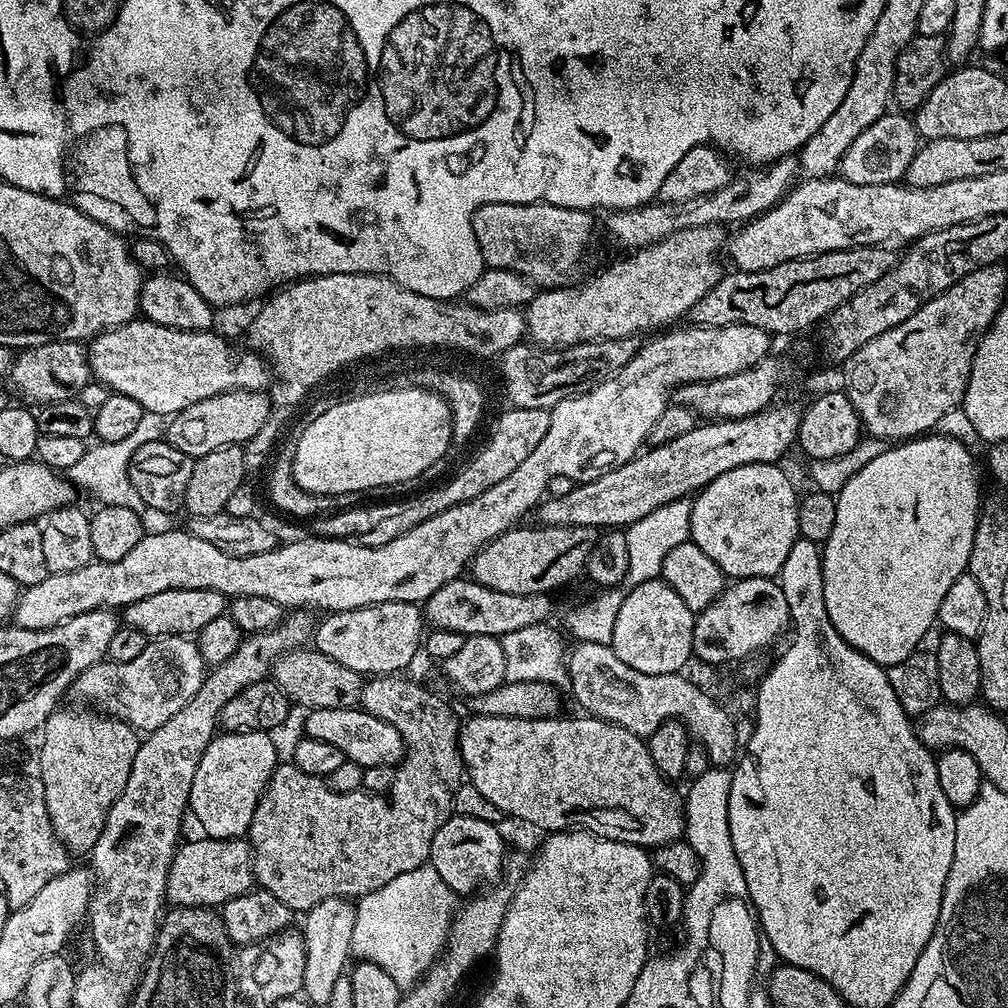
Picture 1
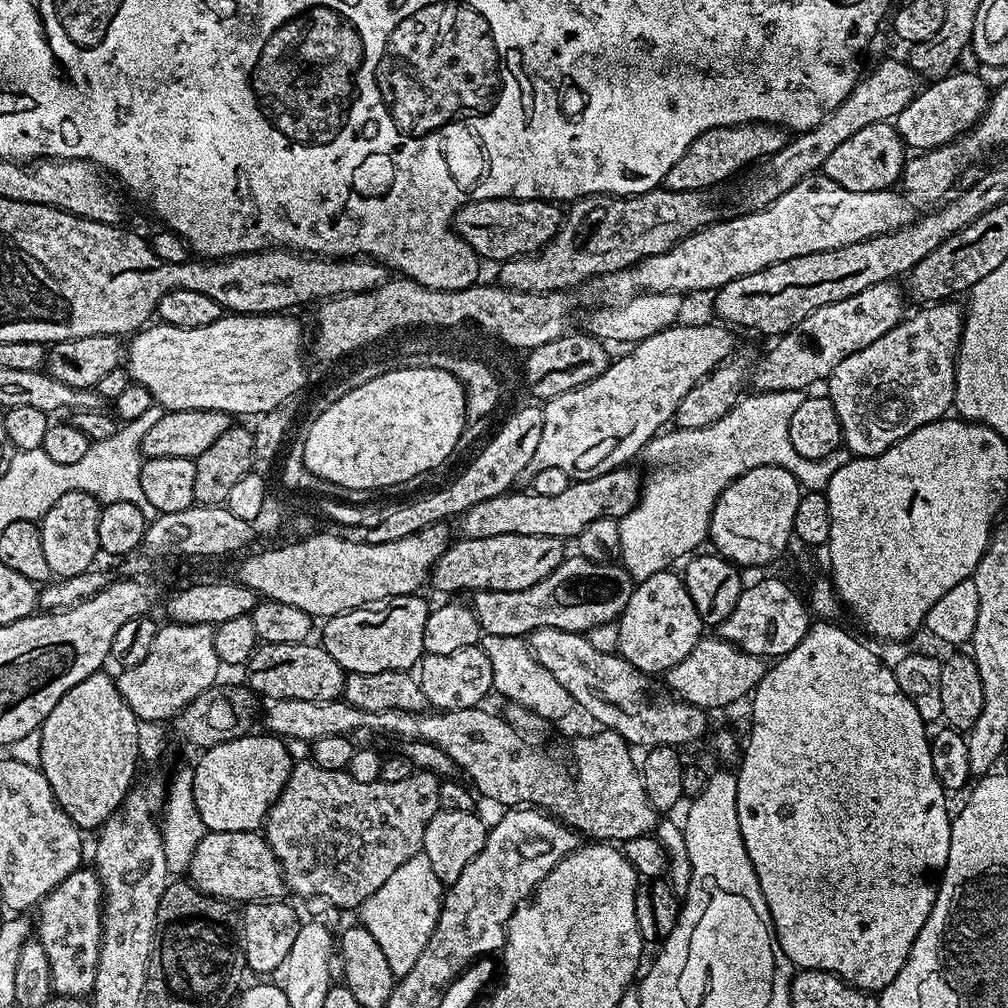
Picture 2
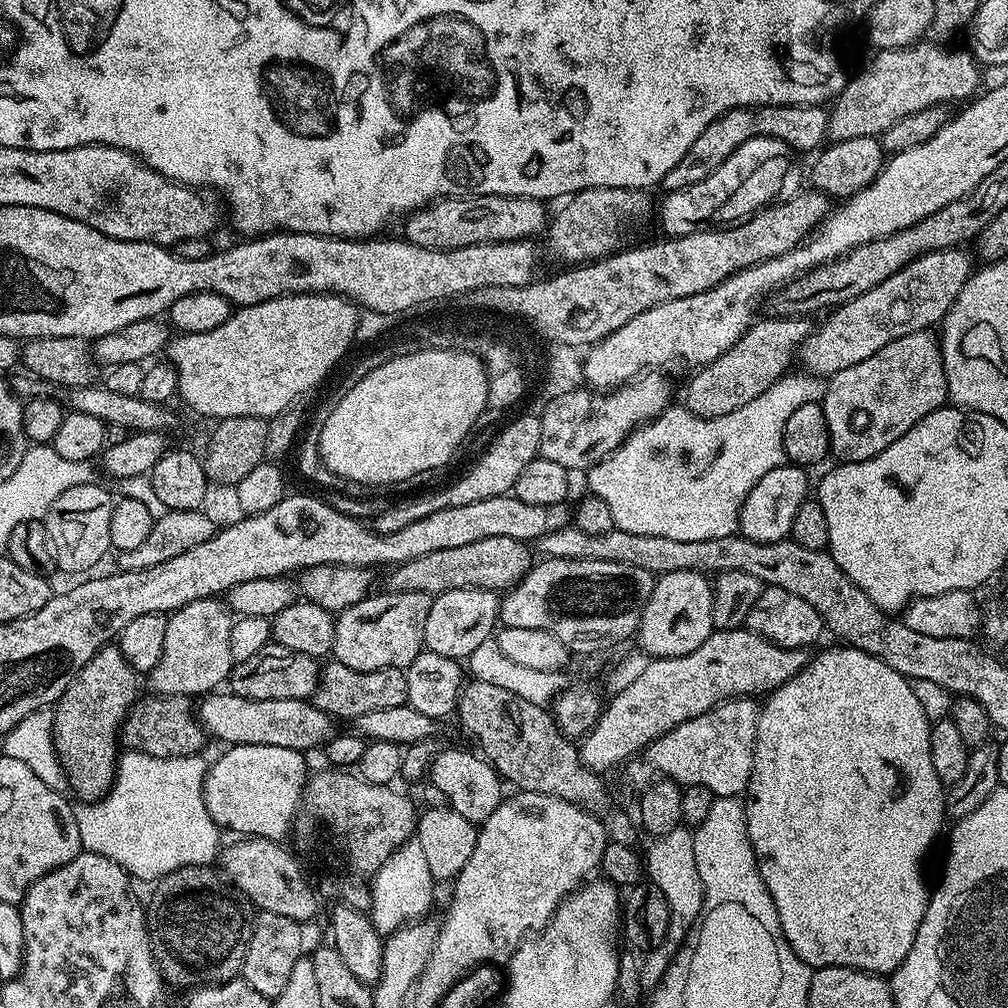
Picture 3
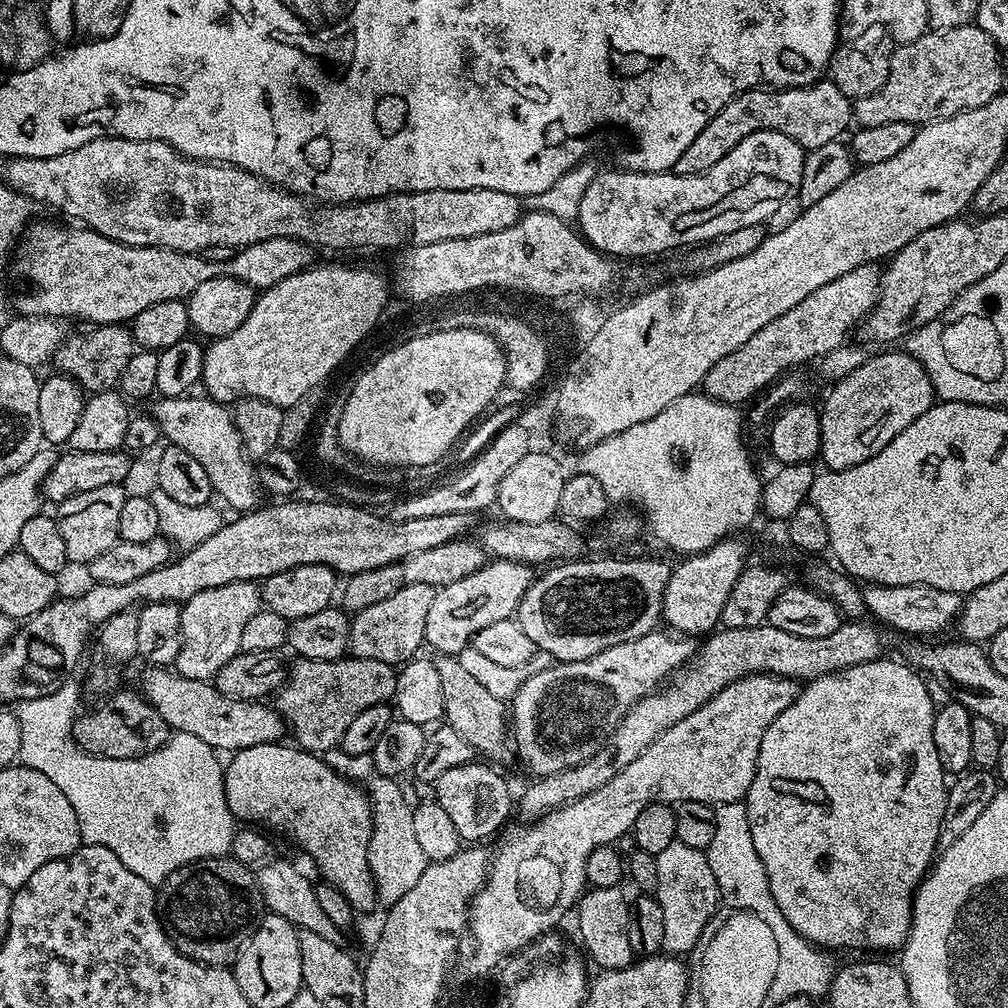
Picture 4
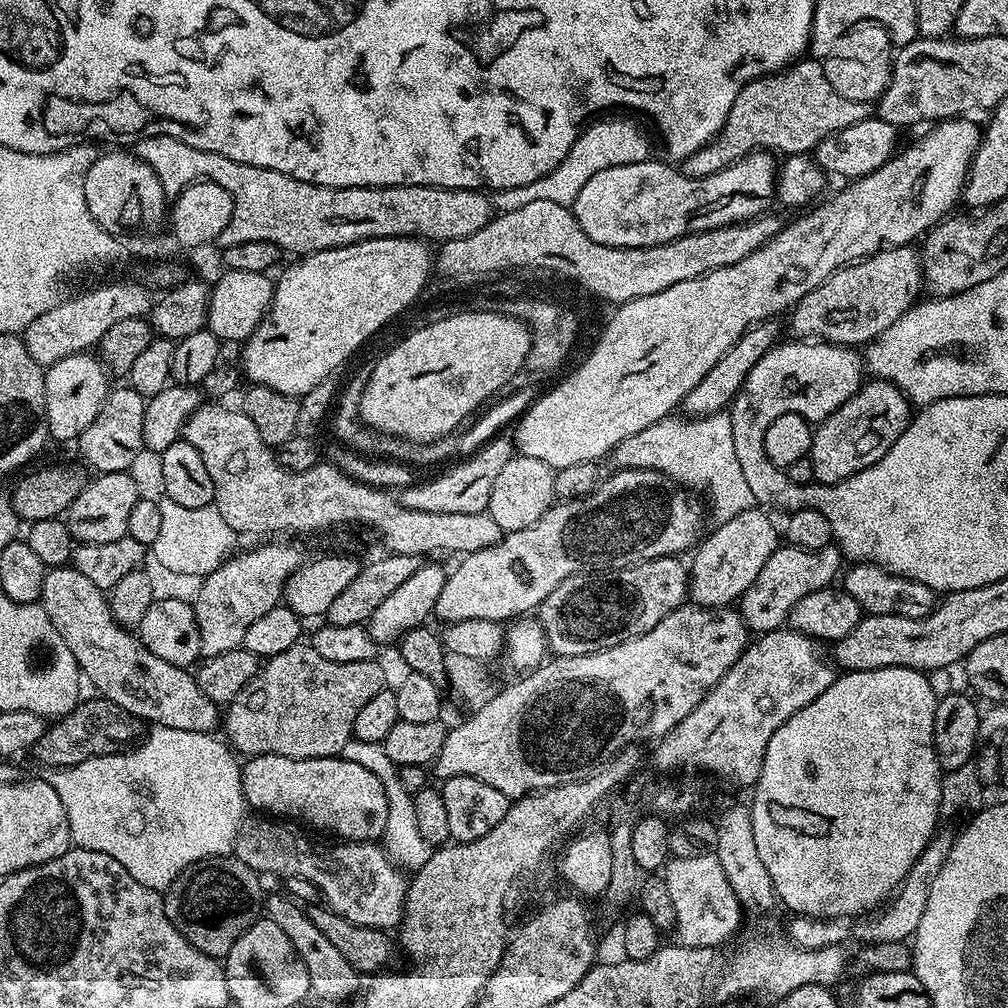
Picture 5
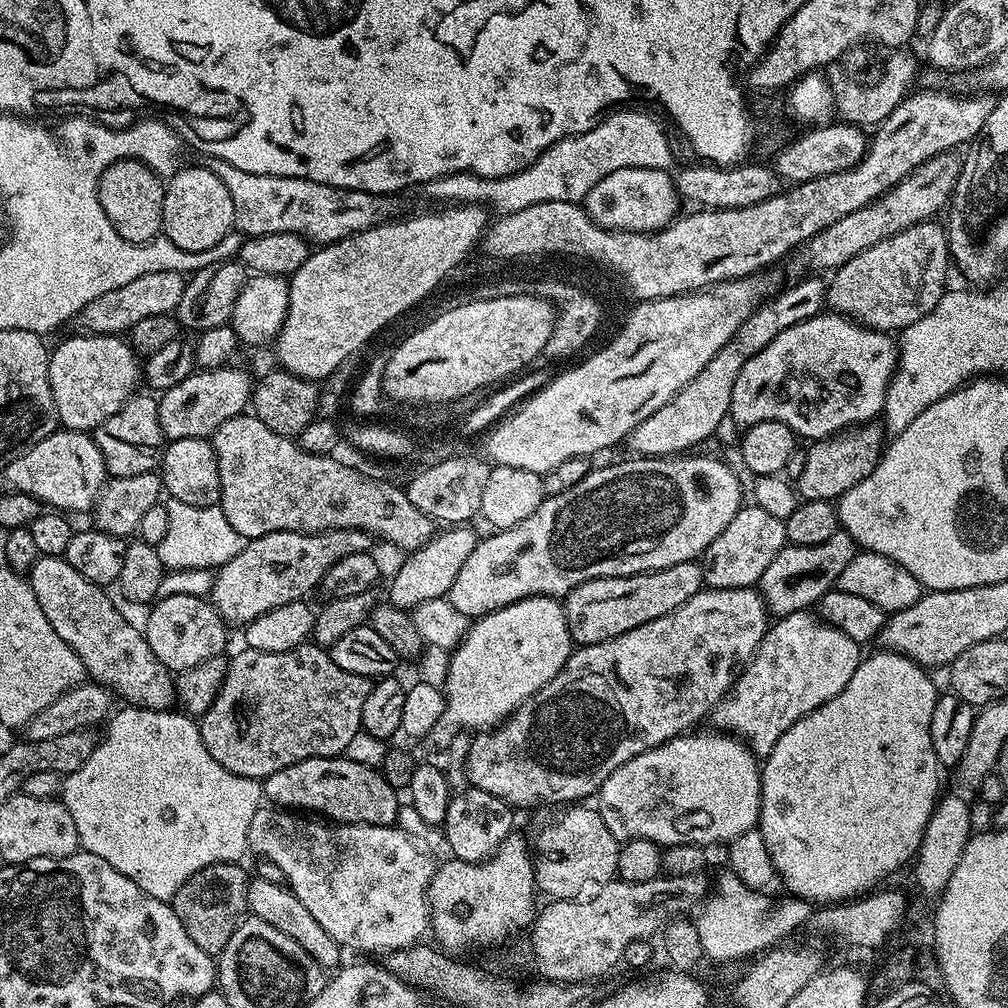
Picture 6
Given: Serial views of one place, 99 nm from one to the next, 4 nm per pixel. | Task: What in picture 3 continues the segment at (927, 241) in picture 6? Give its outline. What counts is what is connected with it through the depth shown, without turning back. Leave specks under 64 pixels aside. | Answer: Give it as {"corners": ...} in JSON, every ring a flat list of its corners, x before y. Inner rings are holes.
{"corners":[[769,315,769,320,757,319,730,346,730,350,714,358,709,364,697,367,688,384,684,396,686,406,702,418,718,418,746,406,753,398,758,398,762,390,770,390,778,378,793,367,800,346,812,335,814,328,809,321,795,316]]}

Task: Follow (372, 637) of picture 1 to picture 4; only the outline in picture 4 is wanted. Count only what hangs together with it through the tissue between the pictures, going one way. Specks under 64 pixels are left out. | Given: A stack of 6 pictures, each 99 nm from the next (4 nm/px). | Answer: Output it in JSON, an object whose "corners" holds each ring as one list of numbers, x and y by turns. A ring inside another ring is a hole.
{"corners":[[425,584,406,586,398,594,390,594,374,606,355,613,350,620,348,652,358,658,374,658,374,662,386,662,393,666,403,665,417,655,419,648,425,647,426,614,430,602,434,602,435,588]]}

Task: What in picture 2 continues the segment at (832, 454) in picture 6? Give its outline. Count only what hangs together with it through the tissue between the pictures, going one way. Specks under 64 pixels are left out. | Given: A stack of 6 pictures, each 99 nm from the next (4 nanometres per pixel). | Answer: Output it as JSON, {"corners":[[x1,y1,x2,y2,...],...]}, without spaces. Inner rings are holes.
{"corners":[[932,302,921,307,924,308,921,312,916,312,913,316,911,313,907,318,901,320,898,326,894,326,894,330,882,334,882,338,878,338,878,342,870,342,870,346,866,346,866,350,858,350,858,354,850,354,850,358,842,358,842,362,838,362,838,366,834,366,834,370,828,375,826,395,832,401,834,410,838,414,843,447,845,449,848,447,852,451,849,453,853,457,882,454,887,448,894,446,902,438,906,438,906,434,910,434,935,420,945,419,949,415,950,409,953,407,952,399,956,389,956,351,960,349,960,339,964,333,964,320,966,317,965,309,961,305,959,308,958,305,952,303,956,302]]}

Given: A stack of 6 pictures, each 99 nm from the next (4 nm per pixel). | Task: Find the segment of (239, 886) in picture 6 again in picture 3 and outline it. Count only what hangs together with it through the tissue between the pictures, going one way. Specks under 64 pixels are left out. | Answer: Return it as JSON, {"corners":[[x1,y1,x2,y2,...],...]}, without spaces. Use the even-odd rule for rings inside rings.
{"corners":[[199,864,186,866,166,874,155,881,152,897,146,900,146,919,148,931,152,938,152,953,160,973,169,981,187,986,205,984,224,984,227,980,235,980,243,973,244,955,250,942,254,906,242,894,242,890,234,887,228,877,215,867]]}

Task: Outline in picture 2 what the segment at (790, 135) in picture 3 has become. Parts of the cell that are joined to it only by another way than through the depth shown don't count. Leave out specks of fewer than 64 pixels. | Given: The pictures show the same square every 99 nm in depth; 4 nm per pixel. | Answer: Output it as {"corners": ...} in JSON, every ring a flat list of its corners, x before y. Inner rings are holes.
{"corners":[[738,124,735,128,711,128,694,138,686,154,682,154,682,158,678,158,674,166,670,166,663,187,669,192,702,192,715,189,715,184,730,179,735,172,743,173,749,166,778,154,778,150,782,150,782,146,786,146,789,139,789,133,778,124]]}

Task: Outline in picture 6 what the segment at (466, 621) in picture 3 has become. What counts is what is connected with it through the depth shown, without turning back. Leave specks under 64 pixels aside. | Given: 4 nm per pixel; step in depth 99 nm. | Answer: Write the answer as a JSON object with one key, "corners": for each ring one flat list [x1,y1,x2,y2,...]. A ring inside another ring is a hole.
{"corners":[[677,454,667,458,628,458,632,460,620,460,617,464,608,464,605,468,593,467,591,472,578,482,578,486,570,486,570,490,562,490,562,494,545,496,544,500,530,514,530,518,525,518,518,522,518,526,501,528,493,531,493,536,481,539,474,546,470,558,462,562,462,570,458,570,458,578,454,578,454,586,450,586,446,599,454,606,454,610,462,610,470,618,479,618,490,614,499,608,510,606,519,600,525,600,531,596,551,596,553,598,563,598,570,590,574,590,582,582,590,582,594,578,610,578,611,576,637,576,643,572,657,572,670,566,678,566,678,562,696,560,703,557,705,550,730,526,730,521,734,514,738,514,742,507,740,501,740,480,732,473,732,468,728,464,723,464,720,460,715,460,712,456,692,456,696,454]]}

